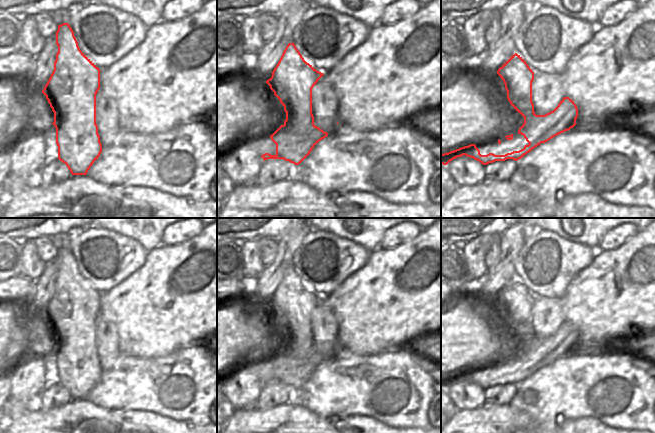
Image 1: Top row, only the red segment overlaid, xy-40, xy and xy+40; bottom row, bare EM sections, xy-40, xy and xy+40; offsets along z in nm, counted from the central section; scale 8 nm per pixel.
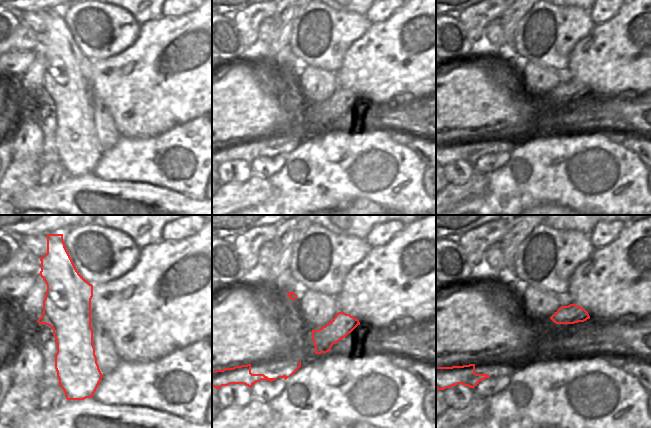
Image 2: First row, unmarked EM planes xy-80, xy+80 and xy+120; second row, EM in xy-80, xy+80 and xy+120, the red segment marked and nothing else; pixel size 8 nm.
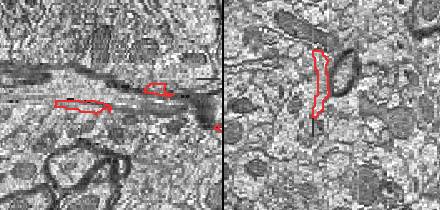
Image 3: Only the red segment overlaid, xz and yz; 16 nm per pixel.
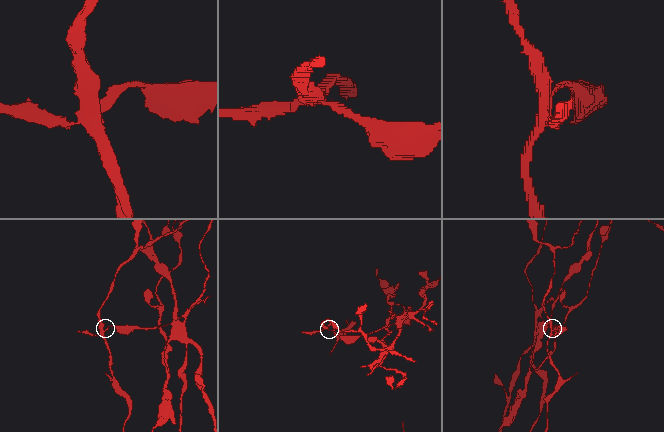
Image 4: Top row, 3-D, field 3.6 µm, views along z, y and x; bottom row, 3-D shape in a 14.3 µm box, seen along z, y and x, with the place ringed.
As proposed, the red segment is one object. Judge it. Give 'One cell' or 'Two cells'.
Two cells

